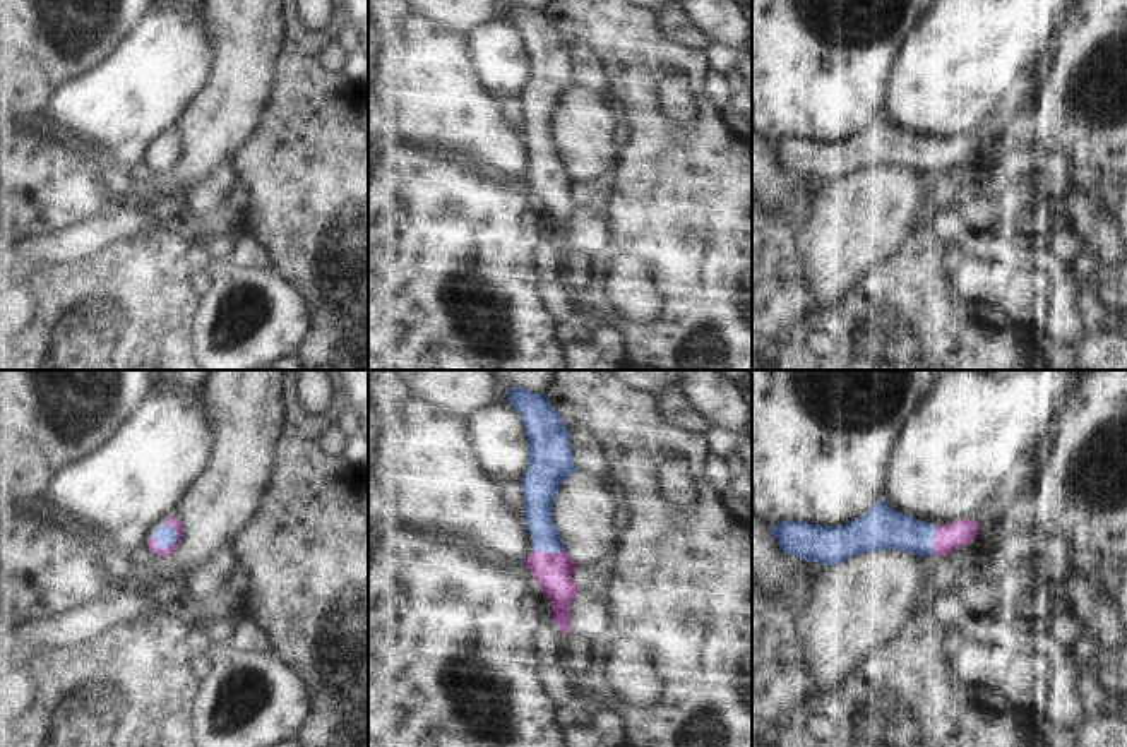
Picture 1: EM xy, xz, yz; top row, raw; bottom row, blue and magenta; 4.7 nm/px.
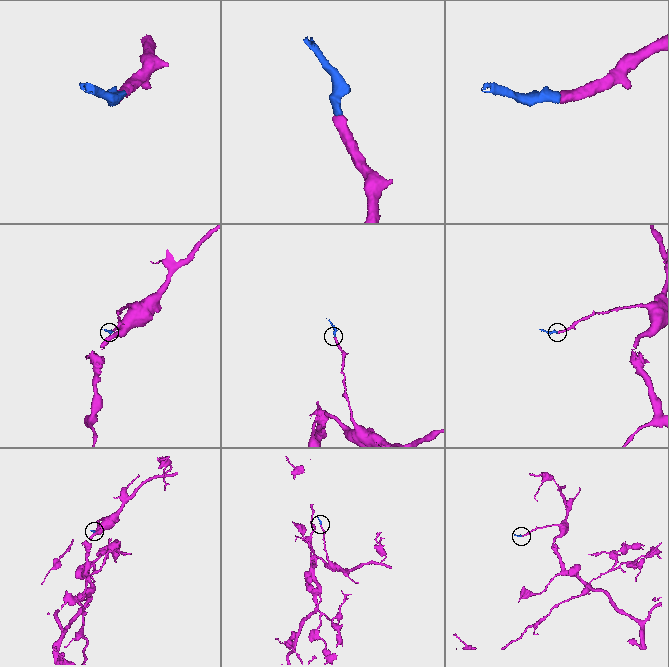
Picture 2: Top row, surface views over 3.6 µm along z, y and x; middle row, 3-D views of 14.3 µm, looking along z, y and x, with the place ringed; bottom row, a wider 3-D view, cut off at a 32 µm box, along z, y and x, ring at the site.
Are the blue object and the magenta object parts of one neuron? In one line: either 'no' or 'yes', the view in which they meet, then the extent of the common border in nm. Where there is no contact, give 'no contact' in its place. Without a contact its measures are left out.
yes | xy | 140 nm

